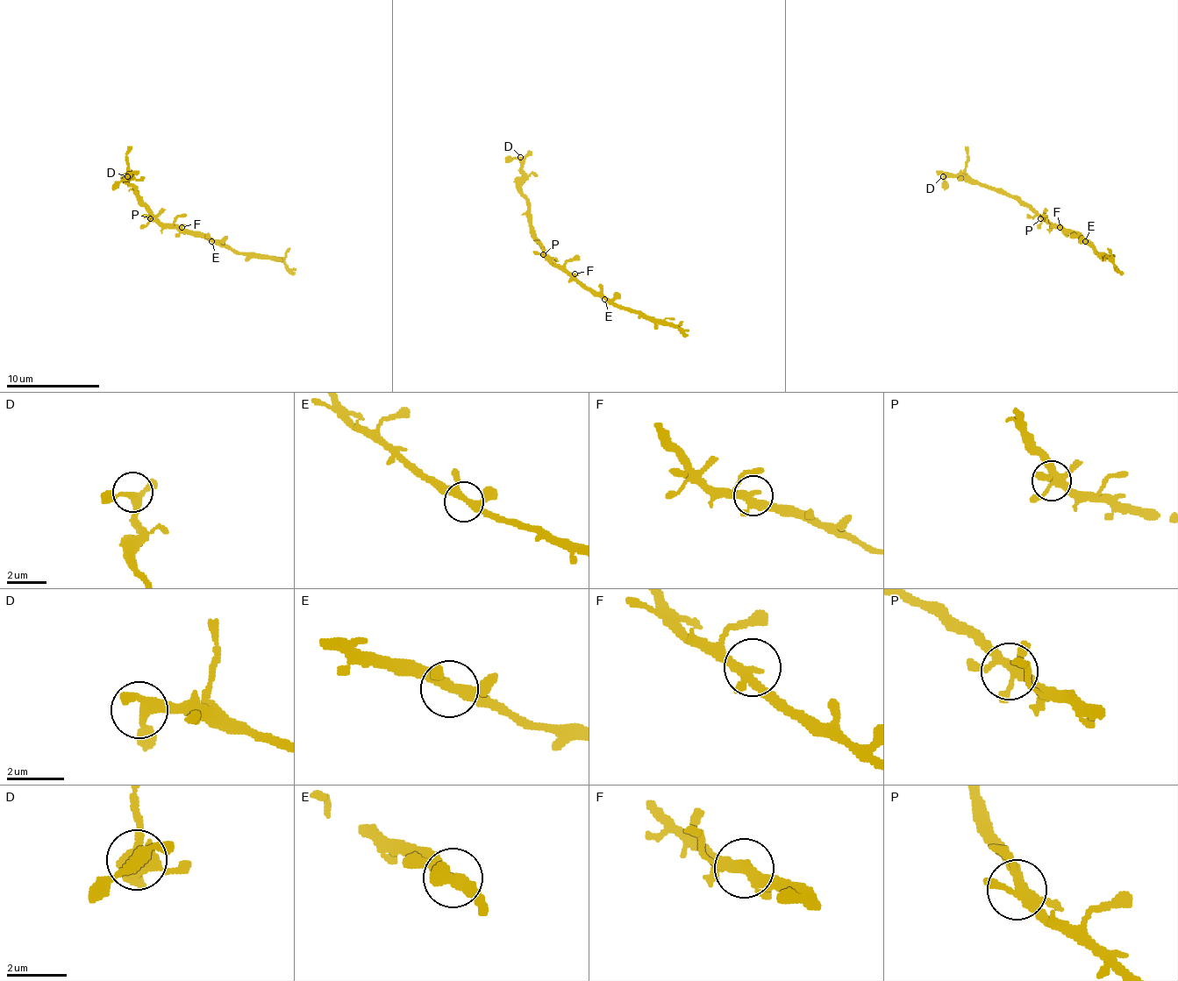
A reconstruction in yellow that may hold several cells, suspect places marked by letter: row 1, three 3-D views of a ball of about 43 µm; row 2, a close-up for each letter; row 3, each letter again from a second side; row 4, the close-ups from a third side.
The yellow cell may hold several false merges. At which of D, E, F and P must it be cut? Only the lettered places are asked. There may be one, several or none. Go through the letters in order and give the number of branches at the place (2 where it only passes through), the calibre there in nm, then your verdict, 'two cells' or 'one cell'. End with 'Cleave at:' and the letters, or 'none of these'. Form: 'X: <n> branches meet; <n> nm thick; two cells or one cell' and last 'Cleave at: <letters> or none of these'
D: 3 branches meet; 320 nm thick; one cell
E: 4 branches meet; 320 nm thick; one cell
F: 3 branches meet; 300 nm thick; one cell
P: 5 branches meet; 320 nm thick; one cell
Cleave at: none of these

